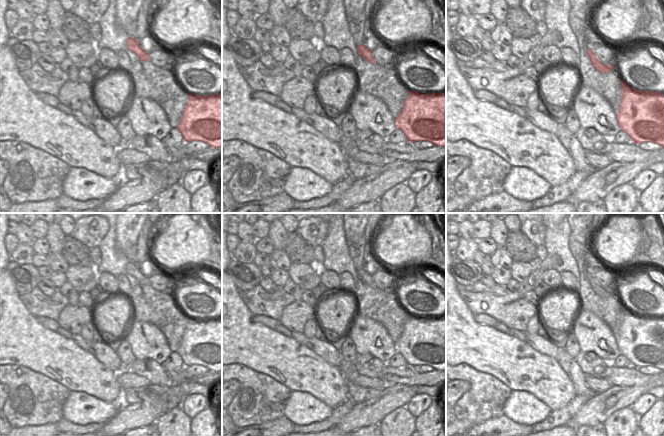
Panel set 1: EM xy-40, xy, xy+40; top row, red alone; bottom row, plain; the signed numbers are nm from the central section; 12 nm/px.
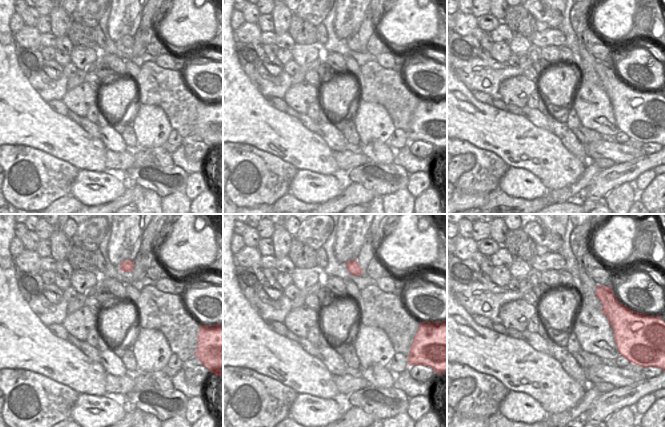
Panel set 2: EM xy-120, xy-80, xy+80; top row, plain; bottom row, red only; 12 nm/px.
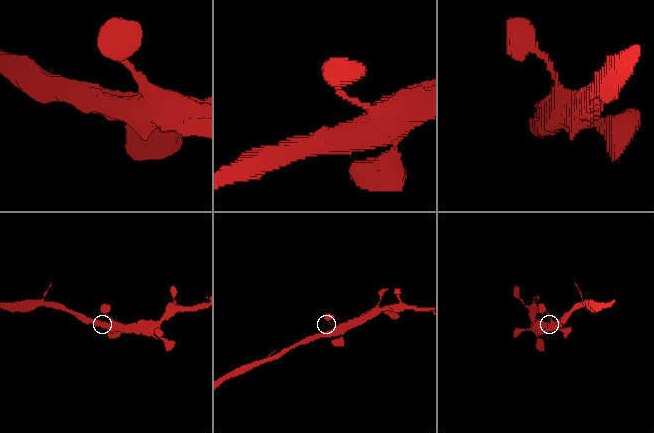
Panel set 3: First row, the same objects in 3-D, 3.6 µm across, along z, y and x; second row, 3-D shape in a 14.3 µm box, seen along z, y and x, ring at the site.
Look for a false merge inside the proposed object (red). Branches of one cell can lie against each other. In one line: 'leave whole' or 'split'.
leave whole

